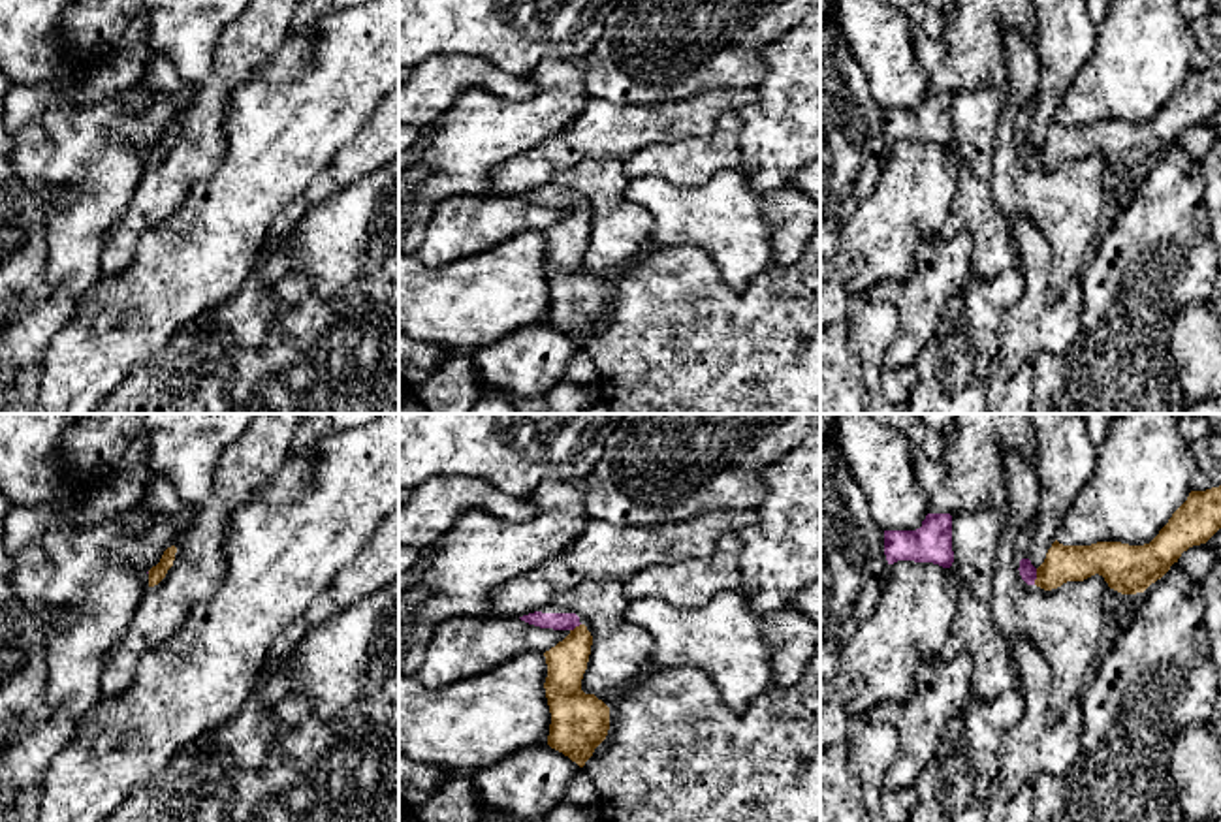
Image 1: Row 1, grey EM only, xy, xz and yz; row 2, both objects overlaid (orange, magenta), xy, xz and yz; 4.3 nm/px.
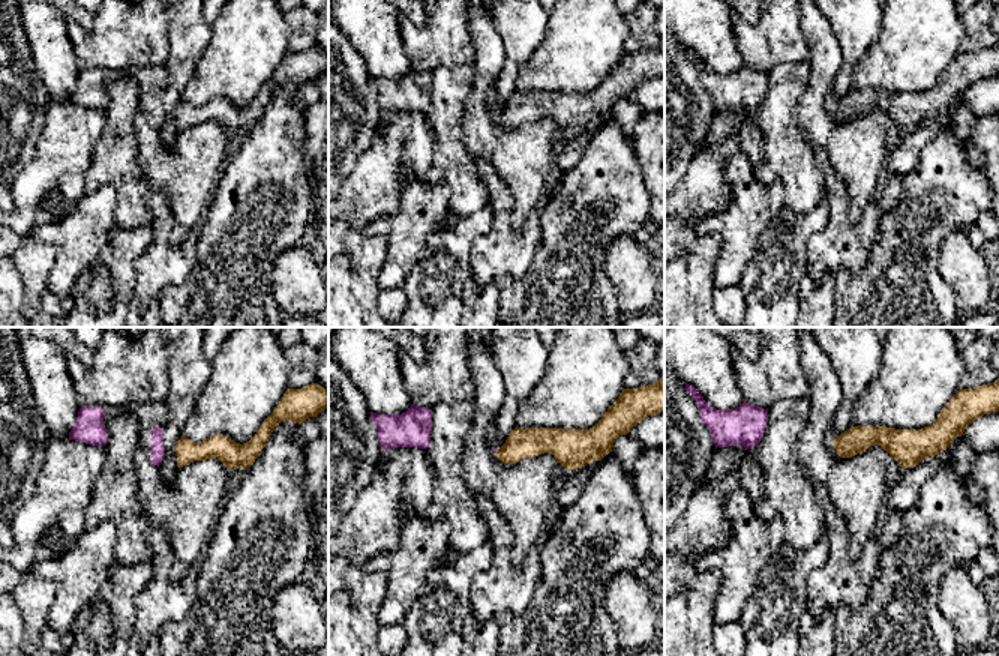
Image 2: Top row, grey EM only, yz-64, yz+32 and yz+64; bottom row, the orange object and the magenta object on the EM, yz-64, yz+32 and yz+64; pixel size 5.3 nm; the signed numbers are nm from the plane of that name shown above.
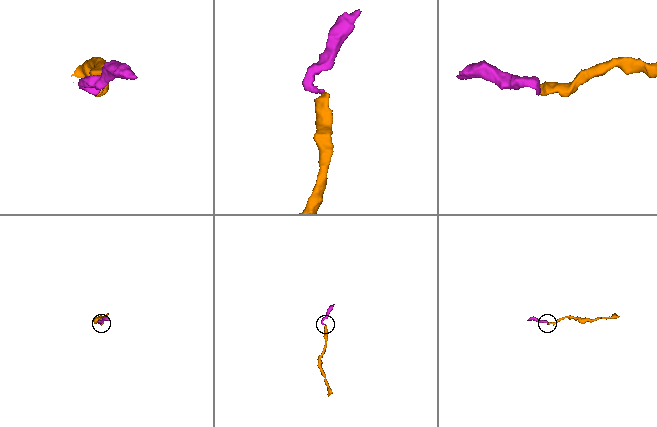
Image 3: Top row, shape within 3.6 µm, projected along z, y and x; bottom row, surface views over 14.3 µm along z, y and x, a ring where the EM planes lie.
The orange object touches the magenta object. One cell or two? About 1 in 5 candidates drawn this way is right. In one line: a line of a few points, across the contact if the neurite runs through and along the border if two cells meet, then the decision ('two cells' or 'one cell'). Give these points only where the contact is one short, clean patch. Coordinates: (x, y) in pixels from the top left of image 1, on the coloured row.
yz (1063, 563), (1048, 576), (1037, 576), (1028, 572) | one cell

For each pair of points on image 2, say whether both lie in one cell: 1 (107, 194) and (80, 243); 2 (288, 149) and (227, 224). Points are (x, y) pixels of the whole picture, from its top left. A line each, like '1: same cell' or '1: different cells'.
1: same cell
2: same cell

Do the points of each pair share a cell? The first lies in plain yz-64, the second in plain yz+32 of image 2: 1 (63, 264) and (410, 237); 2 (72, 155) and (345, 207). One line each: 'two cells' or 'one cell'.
1: one cell
2: one cell

